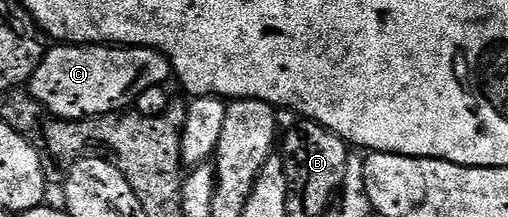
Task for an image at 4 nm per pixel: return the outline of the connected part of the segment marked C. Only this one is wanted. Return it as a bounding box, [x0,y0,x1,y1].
[27,43,174,120]

